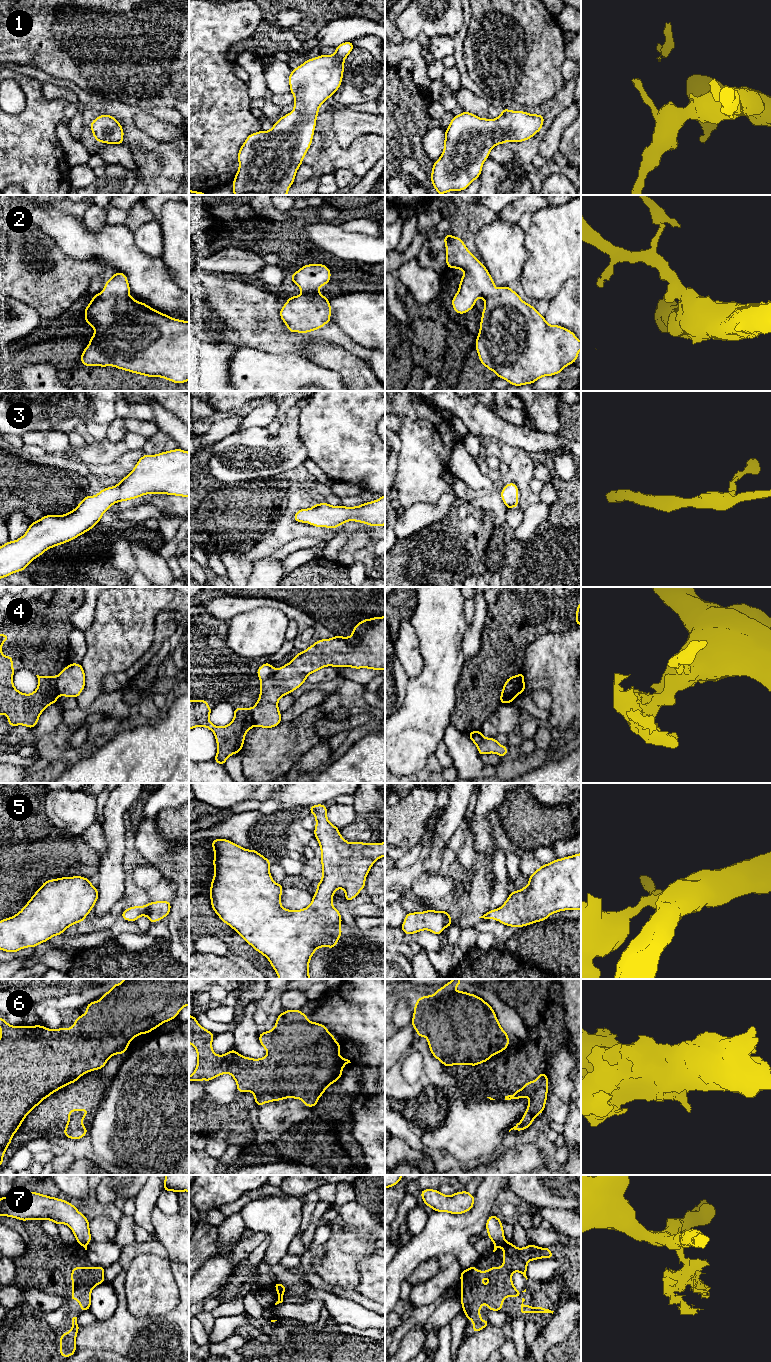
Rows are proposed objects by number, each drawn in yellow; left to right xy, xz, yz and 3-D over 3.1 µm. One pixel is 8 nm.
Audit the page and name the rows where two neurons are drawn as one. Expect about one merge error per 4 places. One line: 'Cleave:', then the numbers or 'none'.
Cleave: 4, 7

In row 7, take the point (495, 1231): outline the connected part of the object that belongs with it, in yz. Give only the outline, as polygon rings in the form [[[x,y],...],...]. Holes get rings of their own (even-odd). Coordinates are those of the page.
[[[492,1214],[486,1222],[488,1237],[494,1244],[501,1244],[505,1242],[502,1224],[503,1223],[501,1222],[501,1220]]]

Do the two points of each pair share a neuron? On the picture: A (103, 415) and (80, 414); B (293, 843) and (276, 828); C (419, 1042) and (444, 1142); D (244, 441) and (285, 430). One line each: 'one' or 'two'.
A: one
B: one
C: one
D: one

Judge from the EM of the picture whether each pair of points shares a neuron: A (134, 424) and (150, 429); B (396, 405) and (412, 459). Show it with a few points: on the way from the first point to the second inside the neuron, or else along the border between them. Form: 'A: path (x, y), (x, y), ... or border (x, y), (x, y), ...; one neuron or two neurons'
A: path (138, 426), (146, 428); one neuron
B: path (410, 418), (412, 420), (412, 445); one neuron

